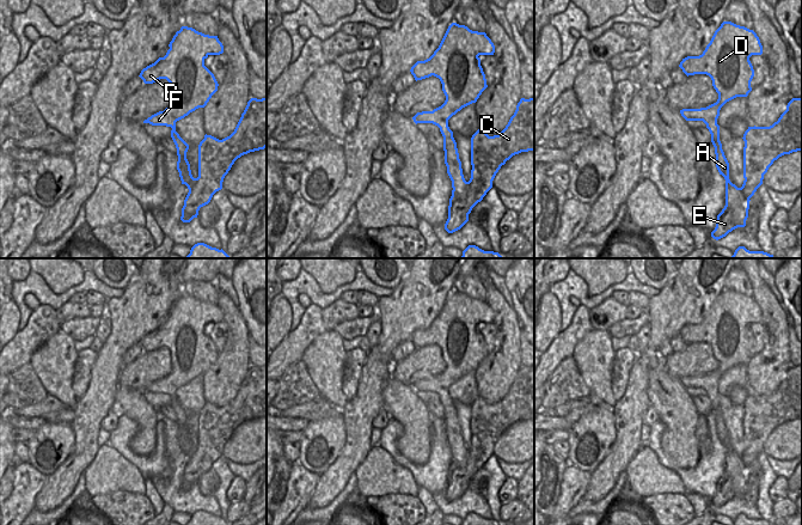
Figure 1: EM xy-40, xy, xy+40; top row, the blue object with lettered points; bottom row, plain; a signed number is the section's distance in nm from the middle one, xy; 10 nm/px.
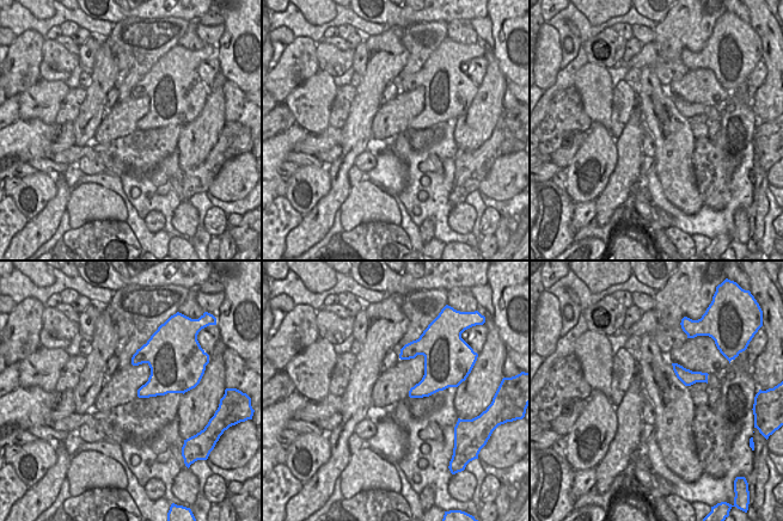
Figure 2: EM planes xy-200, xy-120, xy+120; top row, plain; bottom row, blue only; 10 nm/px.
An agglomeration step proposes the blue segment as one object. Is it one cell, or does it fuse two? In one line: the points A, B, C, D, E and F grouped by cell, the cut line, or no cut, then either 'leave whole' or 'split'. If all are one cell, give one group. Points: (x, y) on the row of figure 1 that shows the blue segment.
A B C D E F | no cut | leave whole

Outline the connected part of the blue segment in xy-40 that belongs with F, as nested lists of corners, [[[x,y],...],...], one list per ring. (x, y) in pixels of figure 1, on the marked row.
[[[182,26],[169,44],[164,57],[143,68],[140,78],[145,84],[166,79],[171,84],[171,104],[143,123],[171,127],[177,148],[177,170],[189,193],[184,200],[180,220],[190,222],[201,207],[222,189],[225,176],[234,161],[250,152],[267,147],[267,98],[251,98],[234,132],[219,140],[204,135],[198,145],[198,177],[194,178],[186,159],[189,145],[176,132],[176,122],[198,108],[204,108],[218,91],[214,74],[204,66],[209,55],[224,53],[218,36],[209,36],[192,28]]]

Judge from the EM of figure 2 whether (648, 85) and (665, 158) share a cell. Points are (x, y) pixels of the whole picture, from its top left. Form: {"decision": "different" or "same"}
{"decision": "same"}

